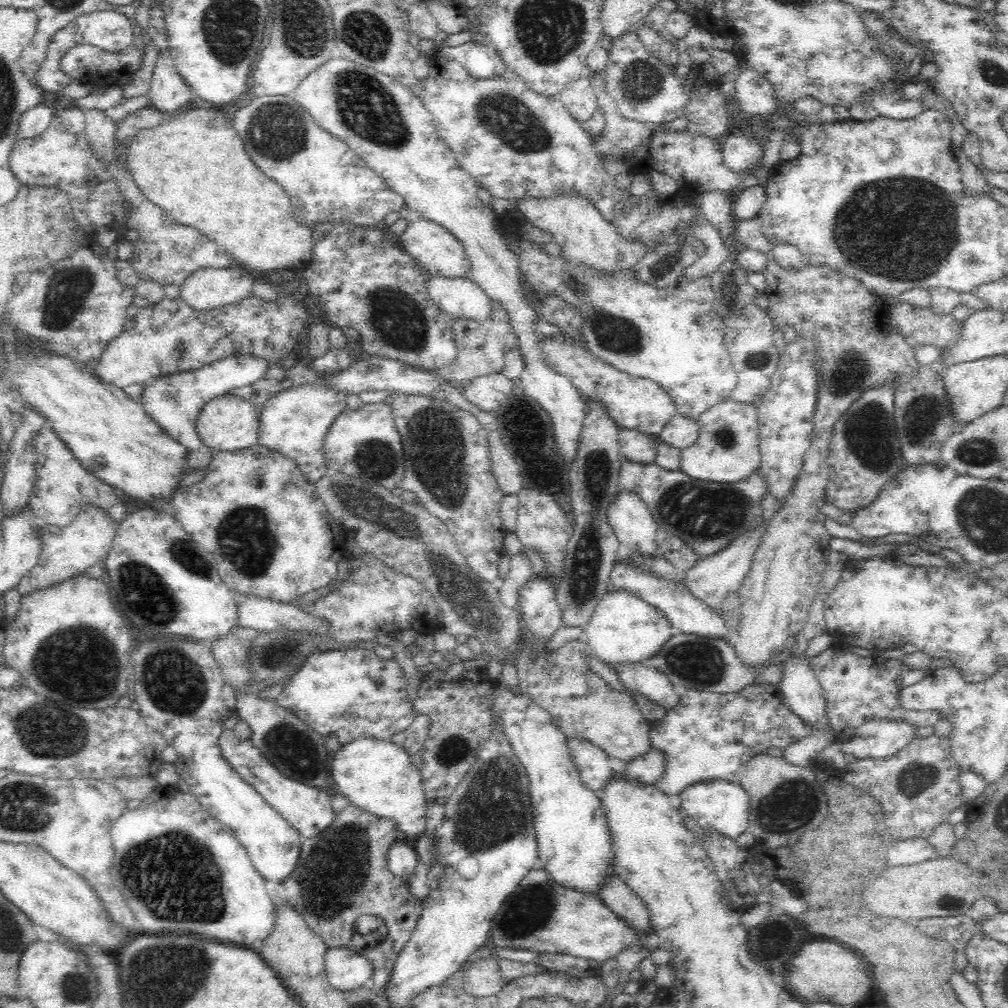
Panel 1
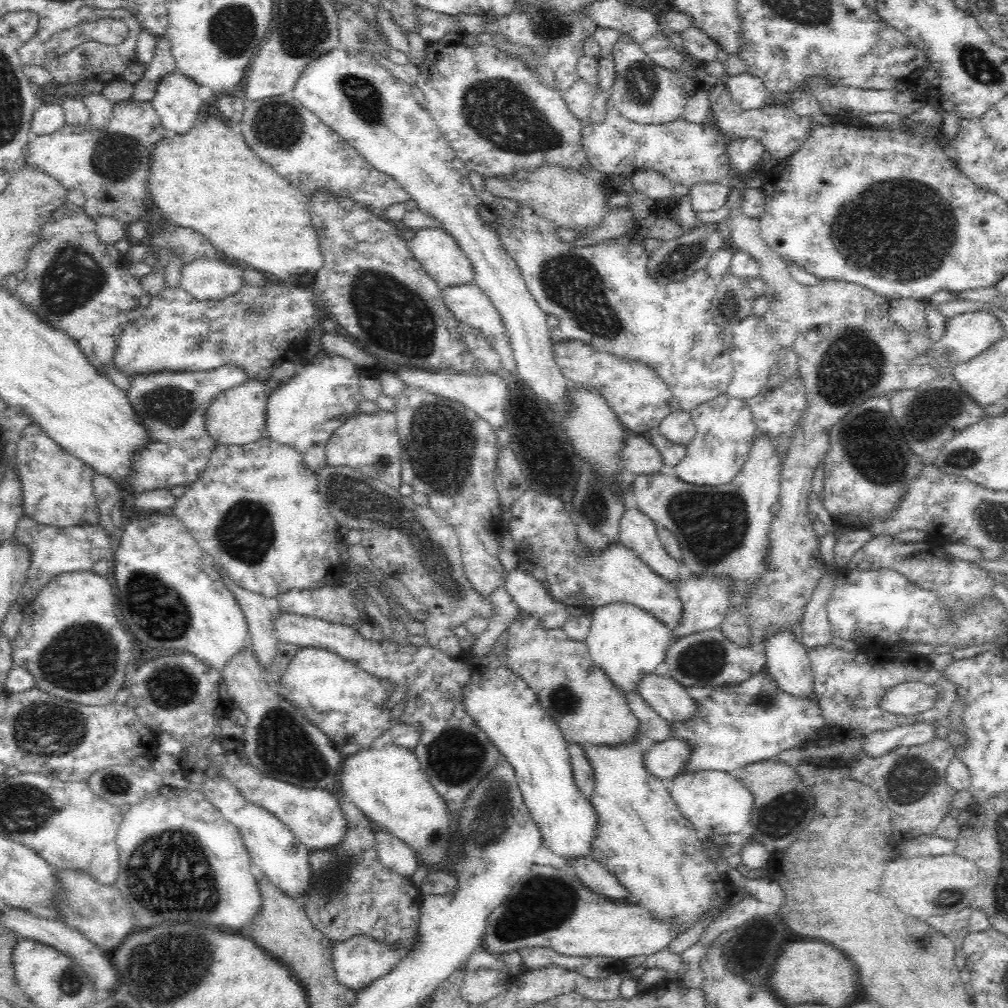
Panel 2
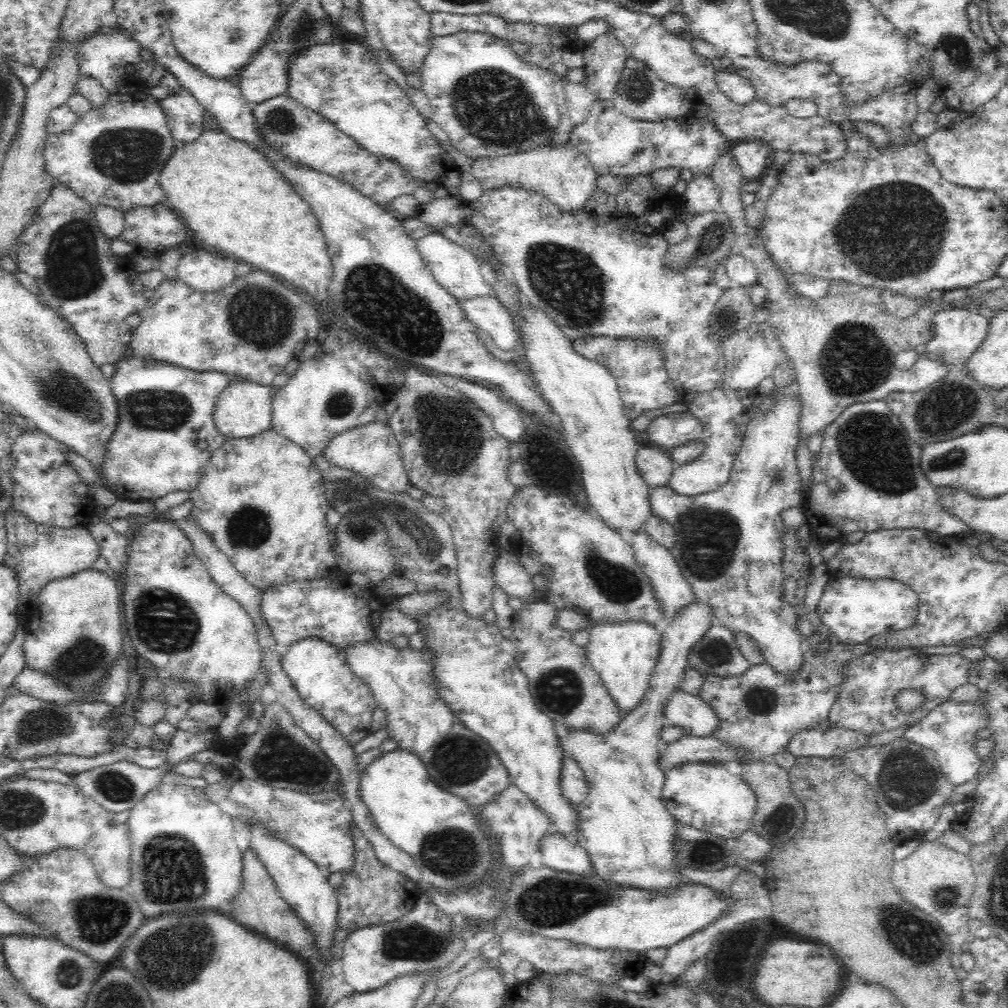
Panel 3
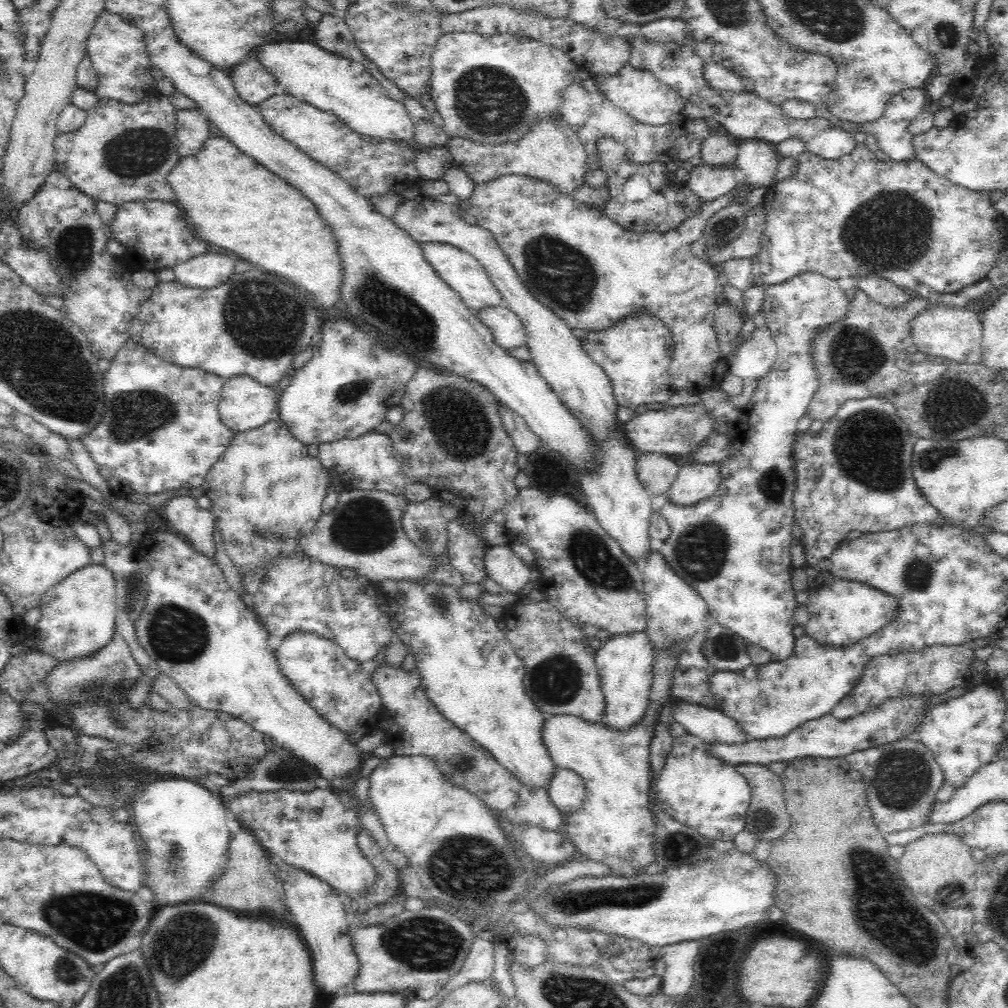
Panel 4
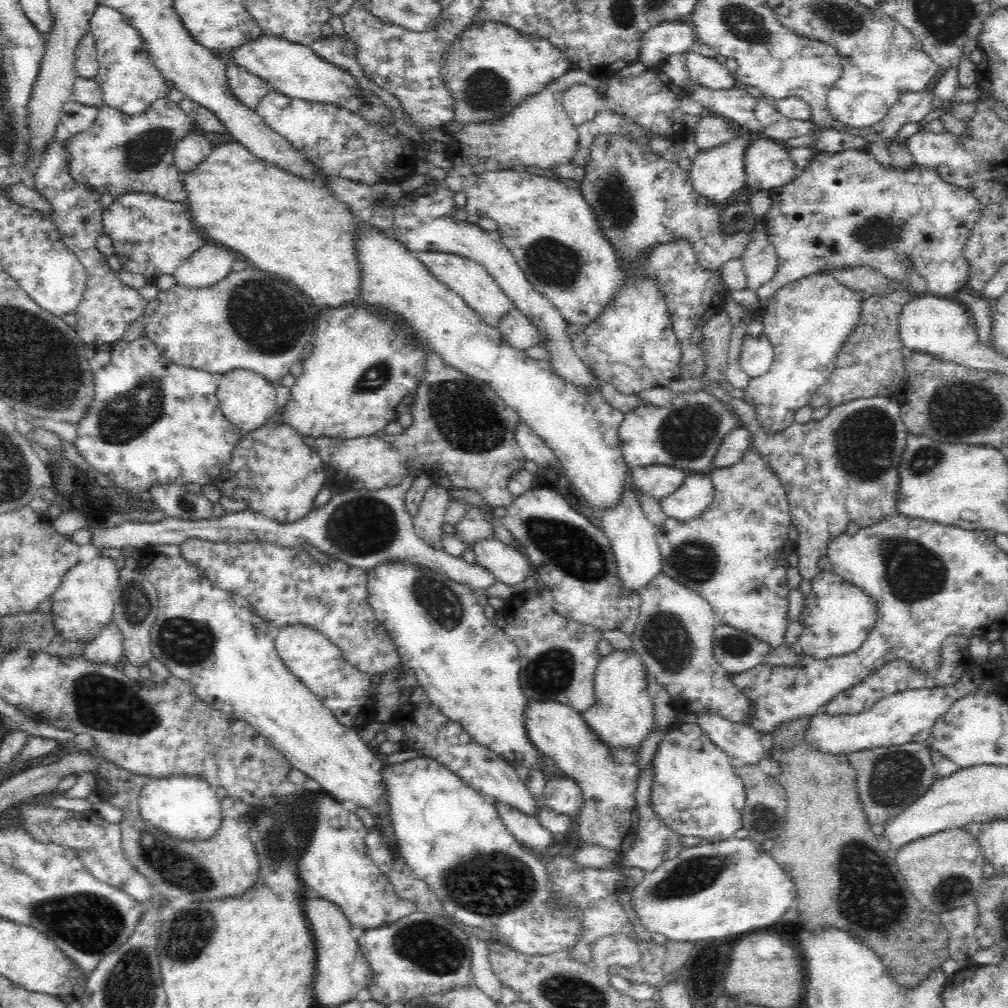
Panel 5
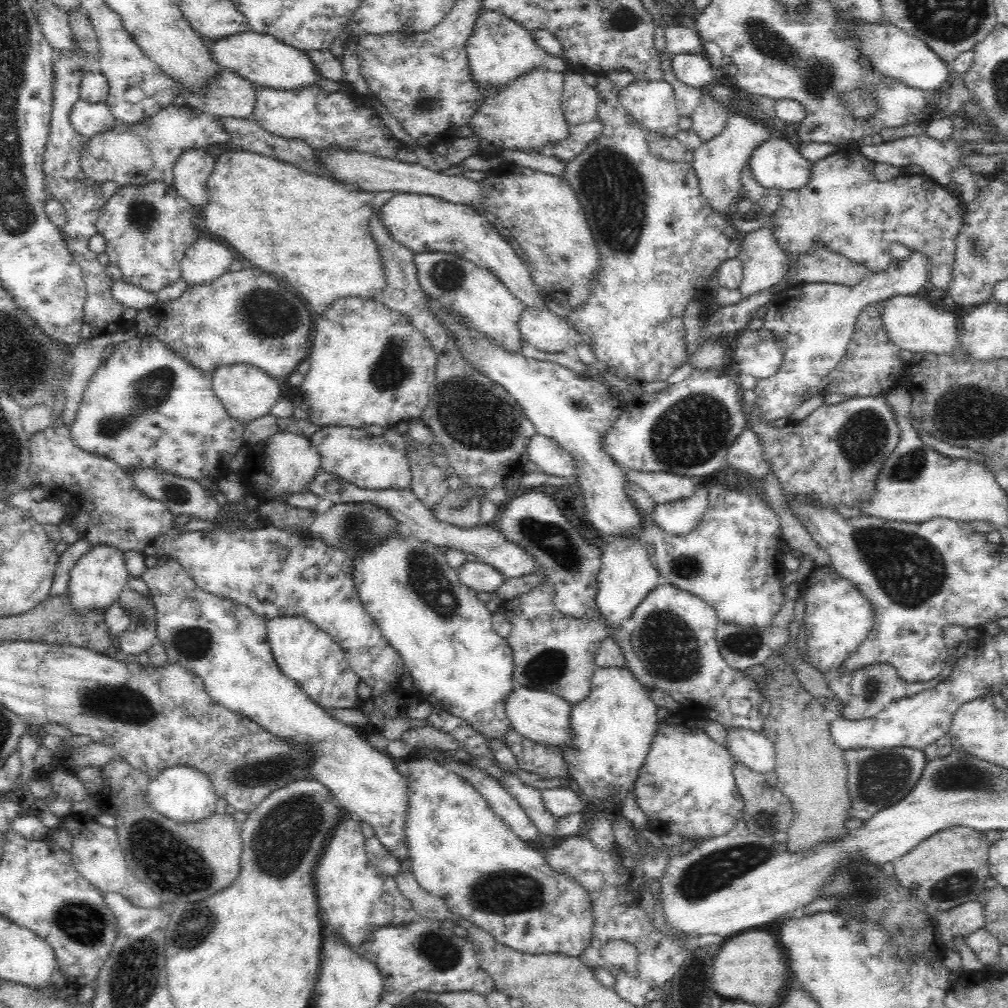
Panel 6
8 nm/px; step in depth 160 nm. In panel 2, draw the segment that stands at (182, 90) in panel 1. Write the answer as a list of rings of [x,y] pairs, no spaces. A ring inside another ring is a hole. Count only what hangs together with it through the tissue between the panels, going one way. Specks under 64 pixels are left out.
[[[176,70],[158,80],[150,104],[160,117],[165,136],[184,134],[196,122],[198,112],[205,103],[198,97],[199,86]]]

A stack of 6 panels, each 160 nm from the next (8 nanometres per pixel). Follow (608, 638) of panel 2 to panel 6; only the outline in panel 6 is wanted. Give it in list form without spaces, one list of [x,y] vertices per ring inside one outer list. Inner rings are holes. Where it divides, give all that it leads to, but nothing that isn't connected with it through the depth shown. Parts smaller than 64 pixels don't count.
[[[626,665],[597,668],[590,694],[572,707],[570,722],[574,743],[563,752],[568,773],[572,774],[574,786],[583,790],[585,801],[626,796],[637,780],[657,733],[656,712],[658,705]]]

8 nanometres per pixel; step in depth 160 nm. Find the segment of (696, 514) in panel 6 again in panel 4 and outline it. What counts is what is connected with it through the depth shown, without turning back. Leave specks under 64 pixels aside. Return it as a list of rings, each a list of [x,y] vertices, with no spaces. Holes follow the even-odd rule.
[[[681,462],[678,474],[666,495],[680,506],[692,506],[712,496],[720,486],[722,464]]]

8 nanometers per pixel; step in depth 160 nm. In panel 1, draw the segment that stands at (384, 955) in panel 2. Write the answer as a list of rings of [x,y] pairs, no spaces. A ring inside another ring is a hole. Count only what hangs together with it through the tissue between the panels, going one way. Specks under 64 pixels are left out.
[[[330,948],[325,954],[324,973],[332,988],[355,992],[371,978],[372,963],[366,958],[366,953],[349,948]]]

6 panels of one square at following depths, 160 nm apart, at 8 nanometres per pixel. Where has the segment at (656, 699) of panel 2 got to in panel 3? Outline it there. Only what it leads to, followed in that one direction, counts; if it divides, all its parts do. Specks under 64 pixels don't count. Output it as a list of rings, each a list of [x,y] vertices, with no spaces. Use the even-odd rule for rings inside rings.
[[[676,689],[664,704],[664,722],[666,725],[680,726],[686,735],[708,736],[714,732],[718,719],[712,707],[698,695],[688,694]]]

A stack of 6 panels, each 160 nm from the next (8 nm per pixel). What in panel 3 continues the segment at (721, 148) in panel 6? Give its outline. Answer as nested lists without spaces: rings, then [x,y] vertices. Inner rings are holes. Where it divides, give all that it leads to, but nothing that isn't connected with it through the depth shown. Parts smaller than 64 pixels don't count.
[[[710,175],[693,177],[687,183],[686,191],[683,194],[683,201],[684,209],[690,214],[713,211],[719,206],[719,189]]]

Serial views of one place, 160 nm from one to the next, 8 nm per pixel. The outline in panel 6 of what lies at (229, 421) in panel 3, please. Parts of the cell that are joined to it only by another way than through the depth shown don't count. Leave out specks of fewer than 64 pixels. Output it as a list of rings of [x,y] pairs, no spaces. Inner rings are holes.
[[[245,364],[218,367],[213,372],[213,391],[226,413],[247,427],[258,418],[272,412],[272,408],[281,400],[280,384],[268,373]]]

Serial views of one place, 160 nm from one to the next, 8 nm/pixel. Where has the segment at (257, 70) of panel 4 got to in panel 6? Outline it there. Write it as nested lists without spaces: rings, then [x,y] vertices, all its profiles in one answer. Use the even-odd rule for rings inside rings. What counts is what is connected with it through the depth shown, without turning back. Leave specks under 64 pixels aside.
[[[222,66],[203,95],[190,91],[181,95],[185,98],[186,106],[198,111],[247,119],[253,114],[258,90],[258,86]]]

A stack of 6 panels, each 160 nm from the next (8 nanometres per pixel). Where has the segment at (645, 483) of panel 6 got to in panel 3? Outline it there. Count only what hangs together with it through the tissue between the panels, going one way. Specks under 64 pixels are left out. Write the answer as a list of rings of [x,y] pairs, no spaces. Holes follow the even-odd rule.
[[[638,446],[635,457],[636,469],[649,486],[666,486],[676,465],[667,452],[660,448]]]

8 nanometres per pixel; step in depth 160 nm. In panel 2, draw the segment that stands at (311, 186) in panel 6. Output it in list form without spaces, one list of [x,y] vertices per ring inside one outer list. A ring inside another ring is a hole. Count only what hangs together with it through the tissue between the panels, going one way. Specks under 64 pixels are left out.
[[[216,116],[196,118],[188,132],[174,134],[170,138],[162,136],[162,142],[152,146],[149,157],[146,186],[154,206],[164,219],[184,228],[193,228],[205,236],[226,261],[272,274],[280,280],[292,280],[294,286],[313,284],[323,258],[306,197],[254,155],[237,126],[228,125]]]

